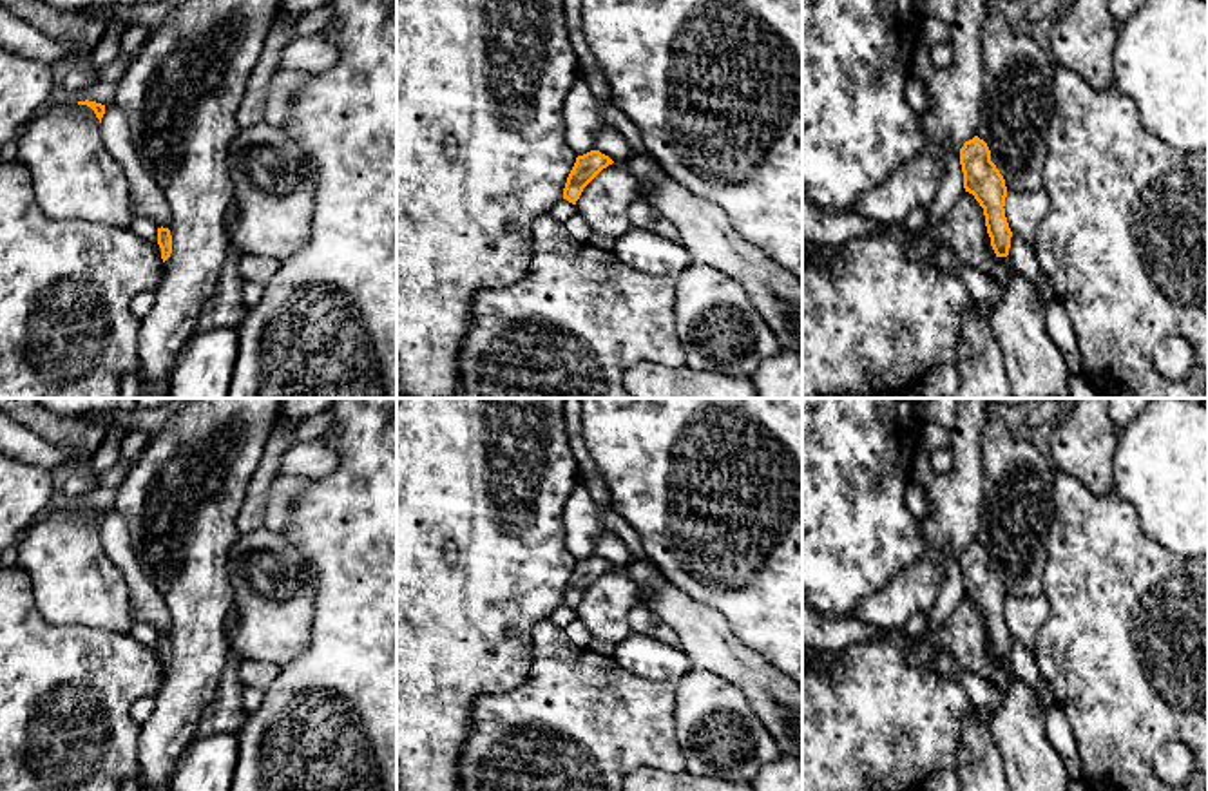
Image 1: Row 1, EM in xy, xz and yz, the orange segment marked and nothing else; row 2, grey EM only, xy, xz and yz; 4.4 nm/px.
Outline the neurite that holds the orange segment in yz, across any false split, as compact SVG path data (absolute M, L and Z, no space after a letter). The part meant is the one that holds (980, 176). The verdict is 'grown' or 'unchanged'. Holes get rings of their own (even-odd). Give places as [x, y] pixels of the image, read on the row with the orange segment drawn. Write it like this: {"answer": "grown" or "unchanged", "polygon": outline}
{"answer": "unchanged", "polygon": "M974 136L960 148L964 188L973 194L983 208L987 233L996 257L1007 257L1012 232L1005 217L1005 179L991 161L991 150L983 139Z"}

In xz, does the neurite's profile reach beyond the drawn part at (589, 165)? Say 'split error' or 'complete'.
complete

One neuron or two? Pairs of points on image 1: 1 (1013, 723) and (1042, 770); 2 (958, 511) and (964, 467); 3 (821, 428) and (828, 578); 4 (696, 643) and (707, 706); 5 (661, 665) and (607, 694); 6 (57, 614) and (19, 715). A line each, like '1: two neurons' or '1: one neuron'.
1: one neuron
2: one neuron
3: one neuron
4: two neurons
5: two neurons
6: two neurons

